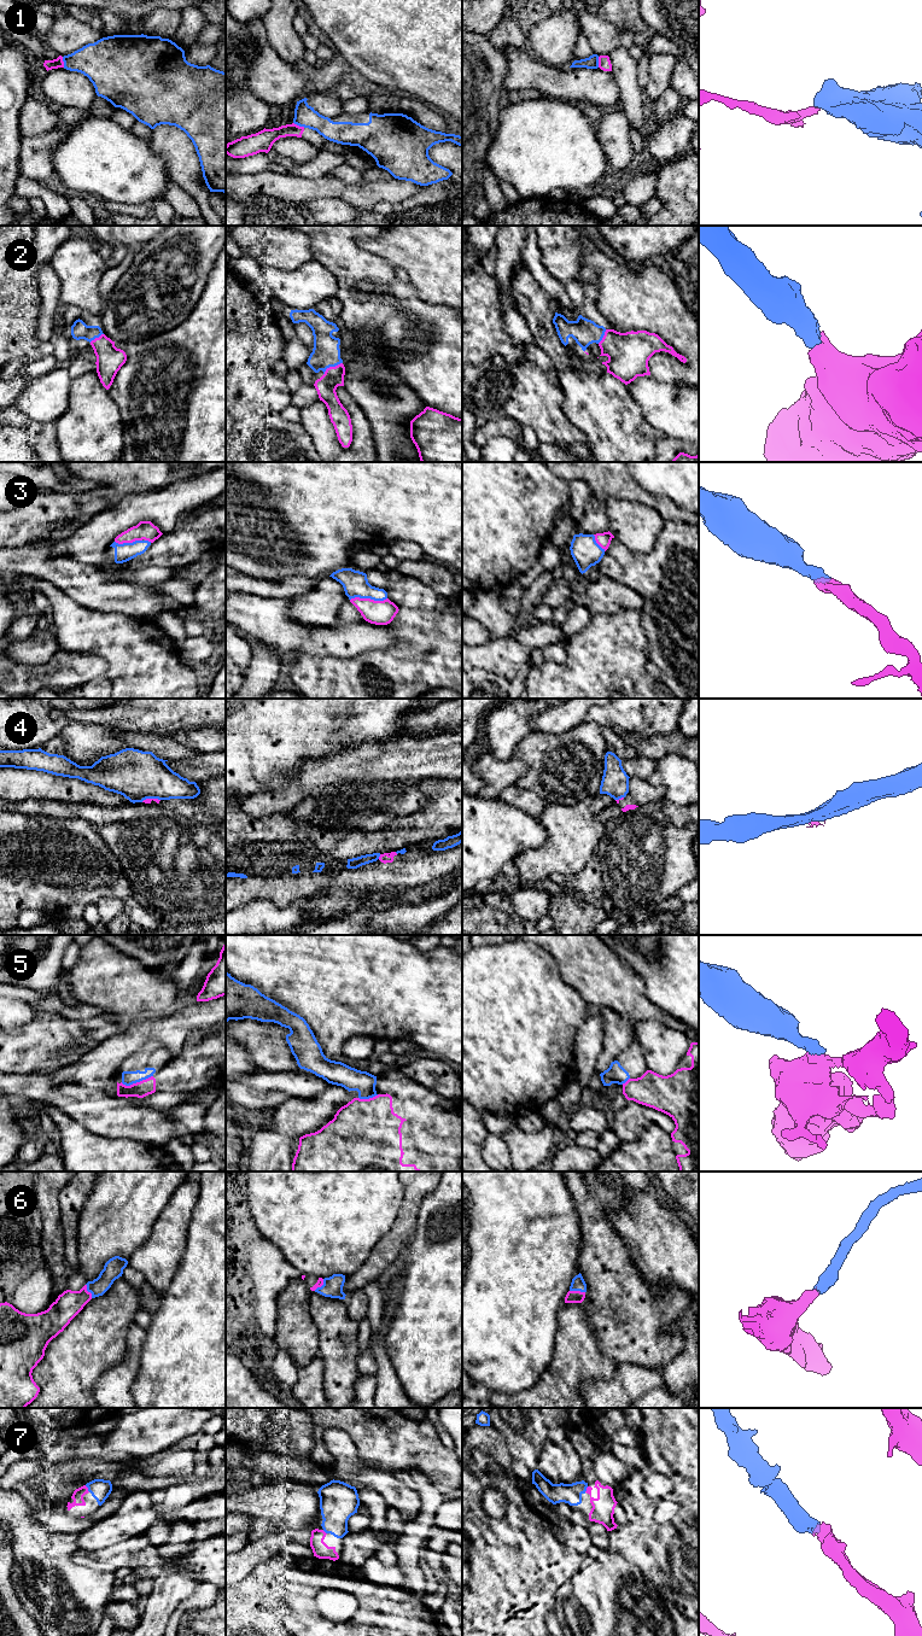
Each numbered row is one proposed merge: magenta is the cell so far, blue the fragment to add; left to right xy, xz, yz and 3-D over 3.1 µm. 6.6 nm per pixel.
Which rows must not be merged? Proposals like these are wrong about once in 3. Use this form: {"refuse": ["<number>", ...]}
{"refuse": ["1", "4", "5"]}

